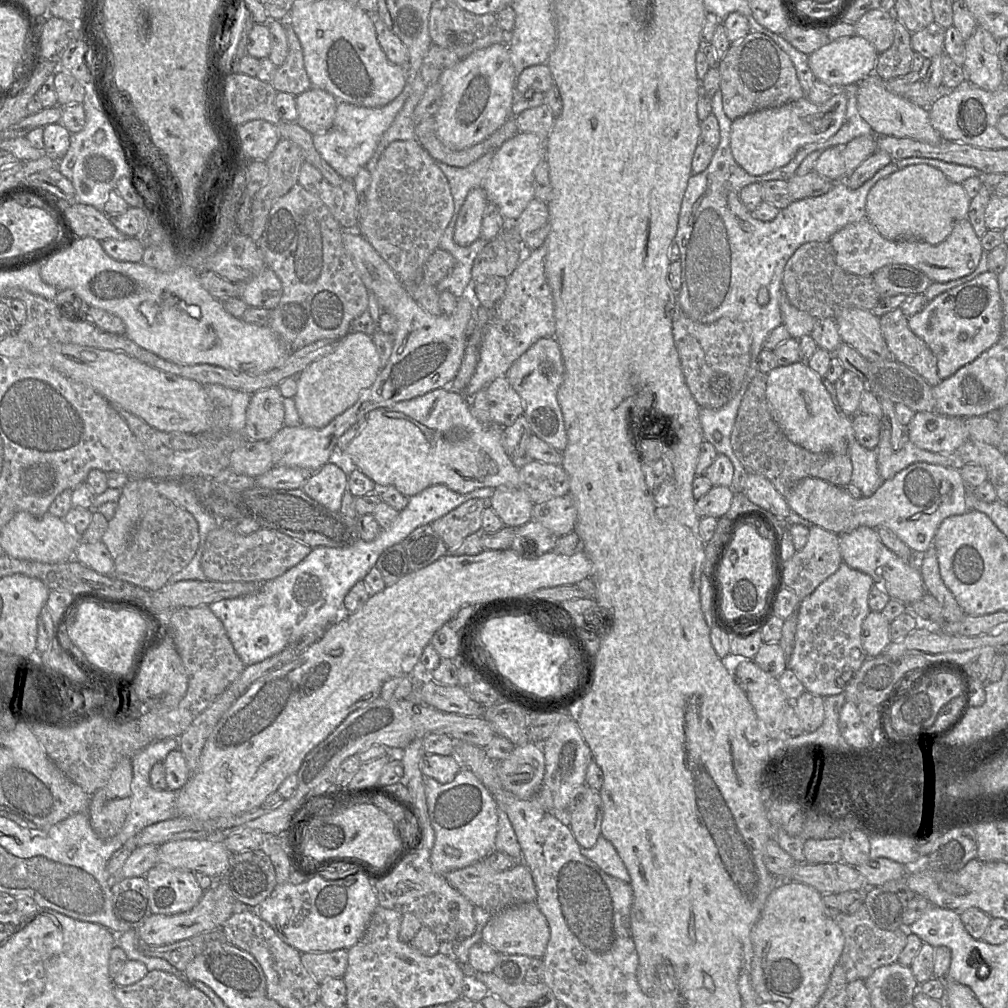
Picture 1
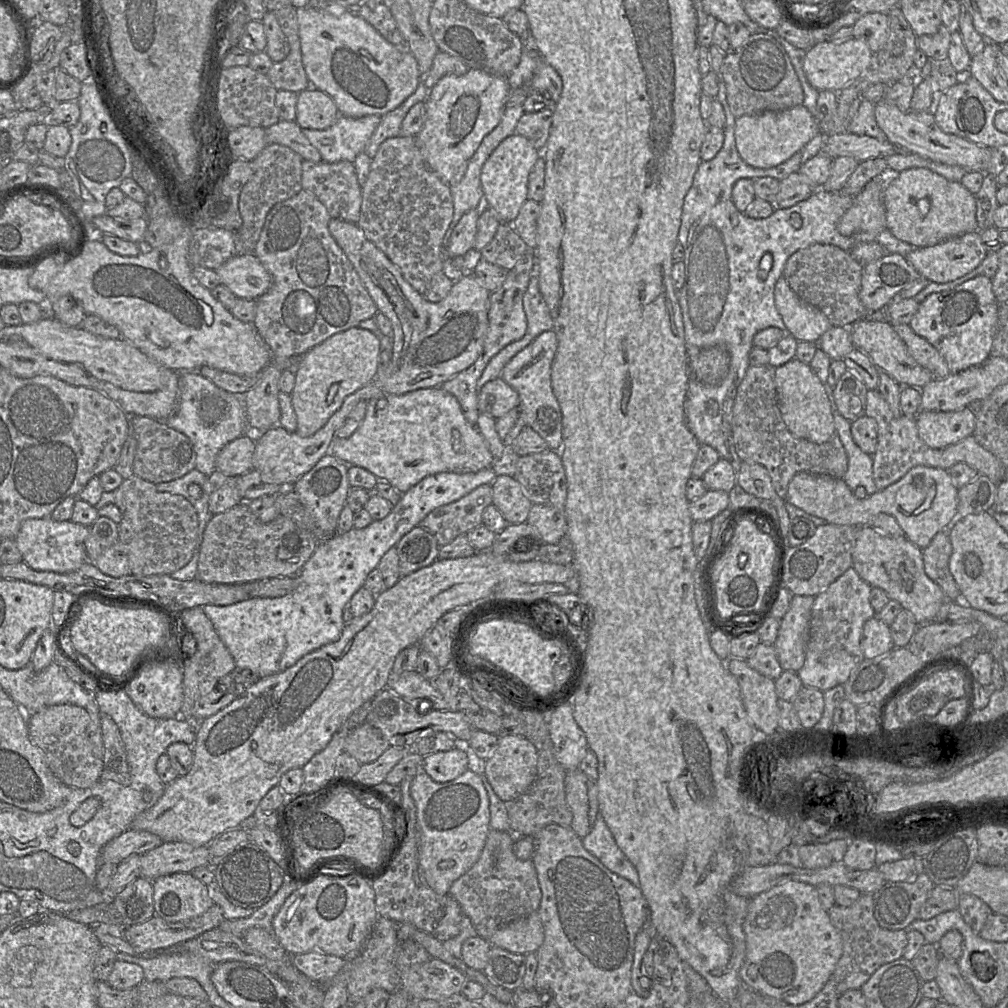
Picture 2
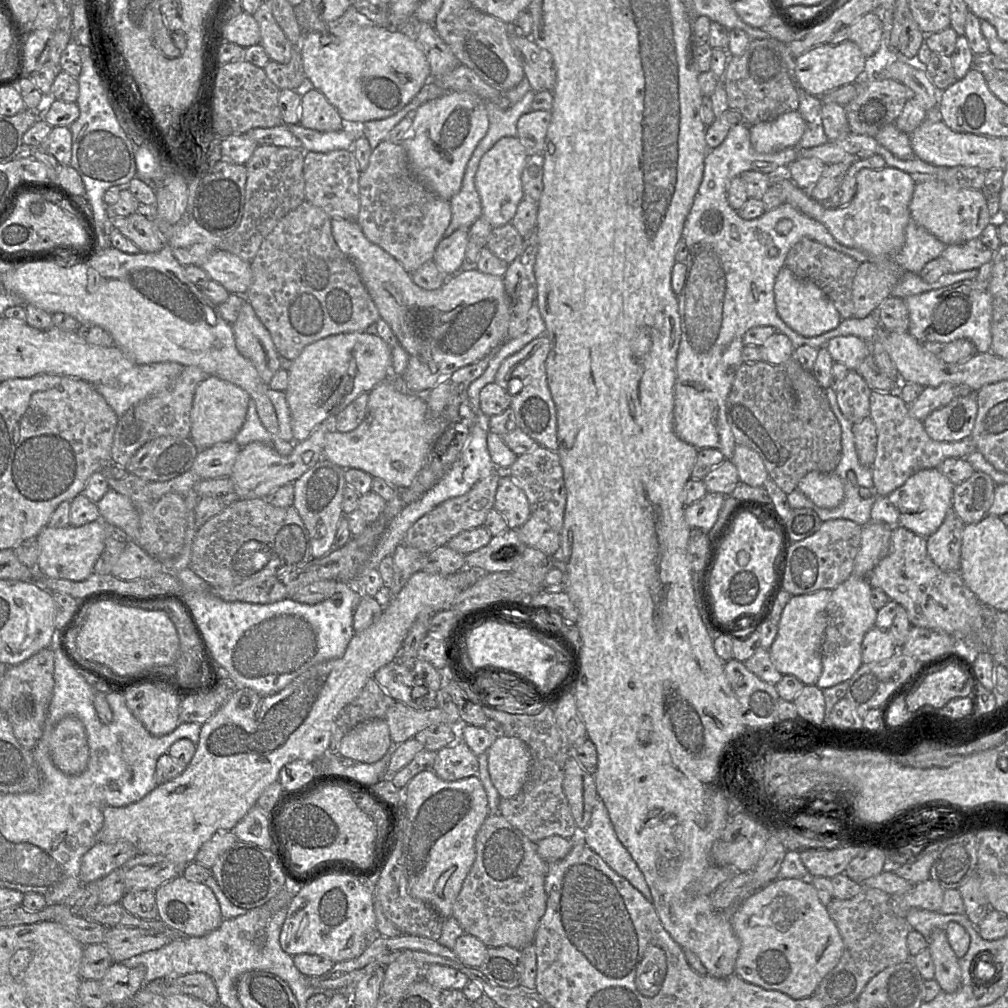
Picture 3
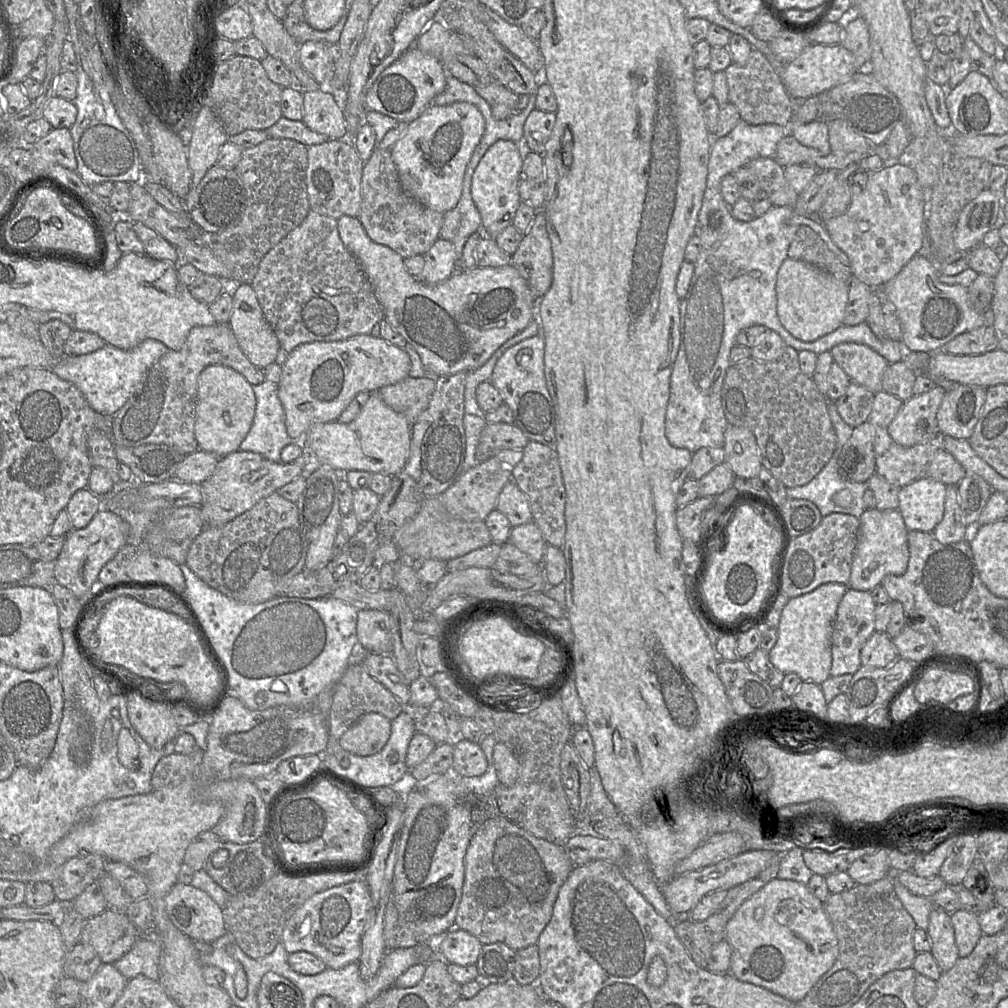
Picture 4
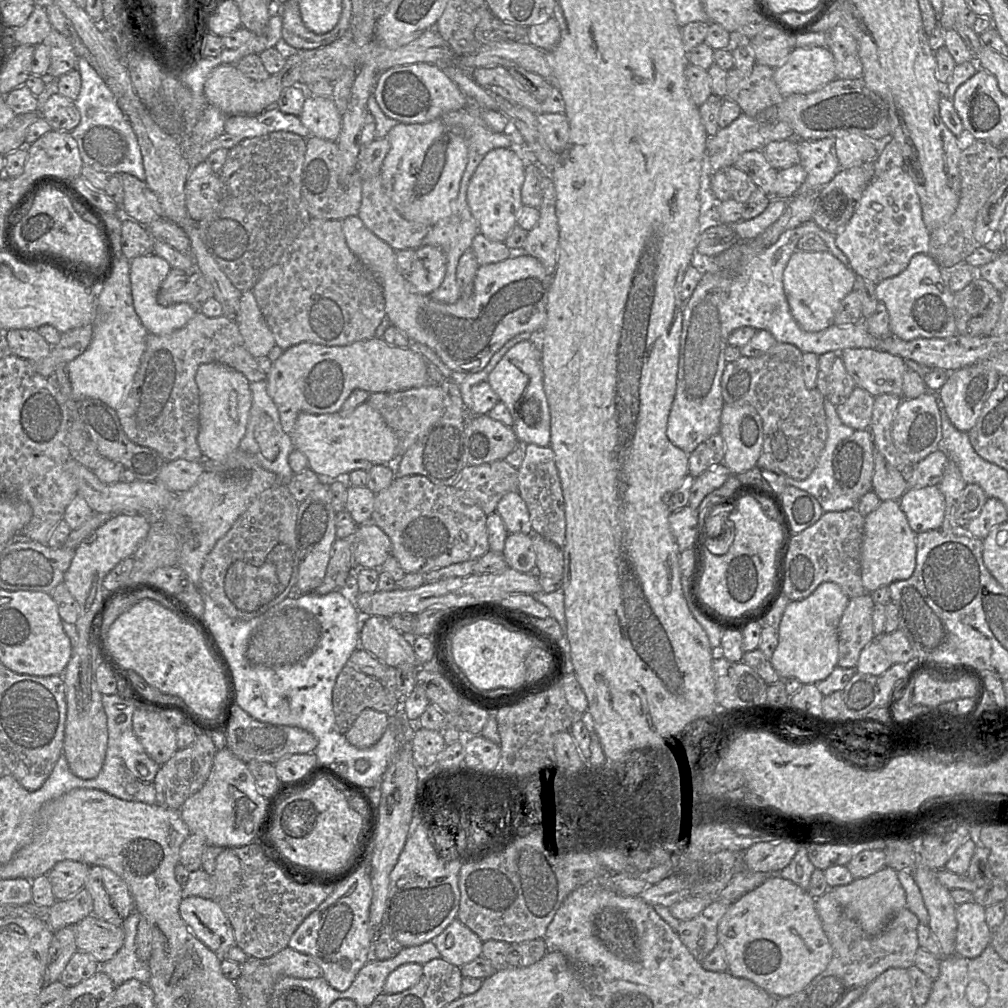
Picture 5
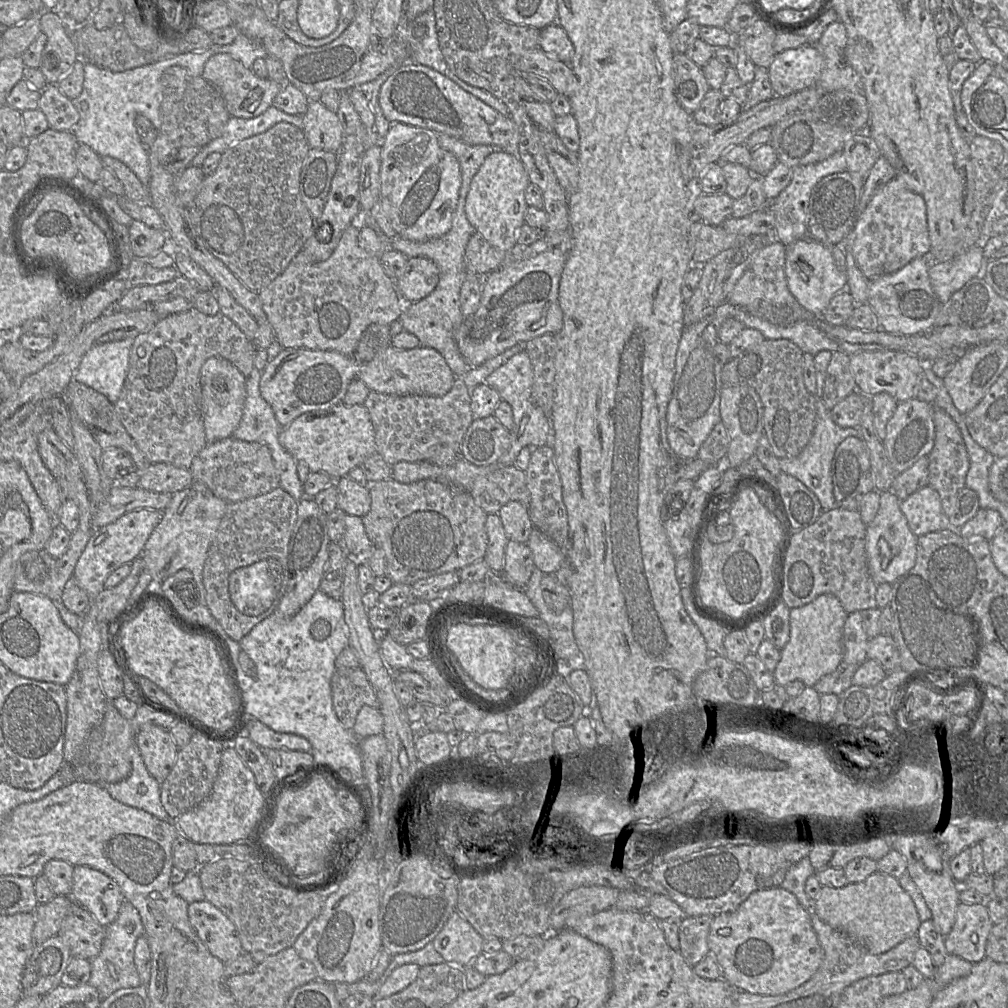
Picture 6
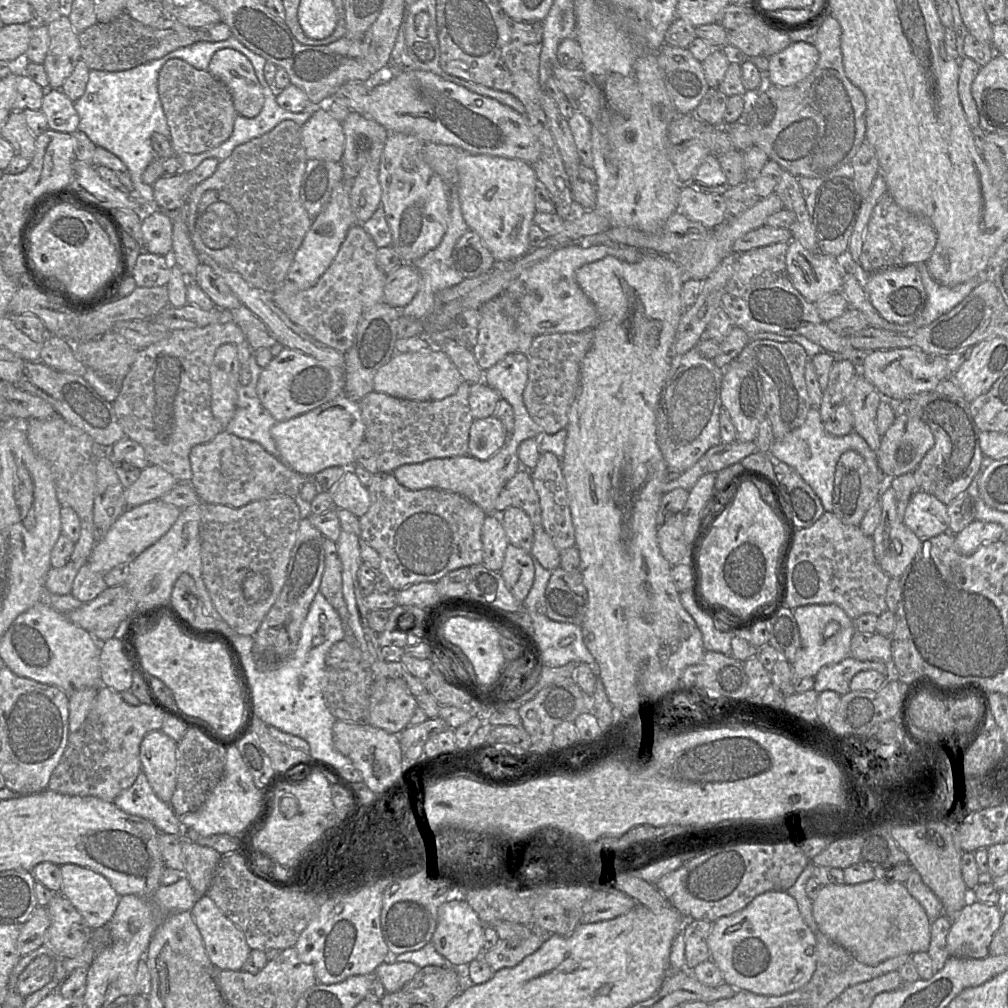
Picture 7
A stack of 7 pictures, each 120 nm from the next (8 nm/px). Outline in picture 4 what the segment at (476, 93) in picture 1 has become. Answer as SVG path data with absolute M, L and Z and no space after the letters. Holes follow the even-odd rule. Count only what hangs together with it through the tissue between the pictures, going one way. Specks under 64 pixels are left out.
M471 103L429 105L391 148L403 191L432 210L445 213L453 209L461 197L467 164L484 131L484 117Z

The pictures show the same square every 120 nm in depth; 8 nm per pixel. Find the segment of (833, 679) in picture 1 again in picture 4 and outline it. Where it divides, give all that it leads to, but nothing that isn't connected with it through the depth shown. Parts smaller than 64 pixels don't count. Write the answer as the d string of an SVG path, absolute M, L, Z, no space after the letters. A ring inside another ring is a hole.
M847 588L840 600L831 636L831 669L830 676L853 675L861 665L860 651L868 638L875 631L874 611L876 603L870 591L855 590Z

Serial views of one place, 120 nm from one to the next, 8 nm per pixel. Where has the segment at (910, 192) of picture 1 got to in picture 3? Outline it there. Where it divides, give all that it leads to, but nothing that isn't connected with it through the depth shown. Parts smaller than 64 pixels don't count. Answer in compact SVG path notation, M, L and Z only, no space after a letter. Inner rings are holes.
M936 178L915 184L909 210L911 220L926 228L945 245L961 244L979 238L991 218L981 190L955 188Z

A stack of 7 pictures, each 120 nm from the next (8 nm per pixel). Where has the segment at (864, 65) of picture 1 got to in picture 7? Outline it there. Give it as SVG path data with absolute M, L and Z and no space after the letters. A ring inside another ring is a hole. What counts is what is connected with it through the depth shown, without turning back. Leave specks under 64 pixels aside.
M792 42L769 57L770 81L780 87L793 86L815 69L818 59L819 52L814 44Z

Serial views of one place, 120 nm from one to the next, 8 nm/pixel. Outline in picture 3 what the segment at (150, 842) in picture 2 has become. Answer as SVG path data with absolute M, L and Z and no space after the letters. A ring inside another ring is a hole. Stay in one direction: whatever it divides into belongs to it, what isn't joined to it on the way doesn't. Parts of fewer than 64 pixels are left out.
M128 841L97 842L82 857L80 880L83 885L100 880L137 854L135 846Z

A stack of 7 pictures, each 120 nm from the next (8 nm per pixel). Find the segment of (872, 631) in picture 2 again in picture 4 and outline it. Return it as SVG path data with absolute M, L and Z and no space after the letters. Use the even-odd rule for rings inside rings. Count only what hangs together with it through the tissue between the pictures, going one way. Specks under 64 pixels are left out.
M874 631L860 651L862 666L883 668L898 659L893 639L886 632Z

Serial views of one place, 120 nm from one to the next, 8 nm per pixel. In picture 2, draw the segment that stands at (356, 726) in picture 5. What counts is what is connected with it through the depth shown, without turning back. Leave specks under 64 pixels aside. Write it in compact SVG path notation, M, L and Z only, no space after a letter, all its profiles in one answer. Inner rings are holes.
M363 723L348 734L344 752L363 765L376 761L389 747L388 741L378 729Z

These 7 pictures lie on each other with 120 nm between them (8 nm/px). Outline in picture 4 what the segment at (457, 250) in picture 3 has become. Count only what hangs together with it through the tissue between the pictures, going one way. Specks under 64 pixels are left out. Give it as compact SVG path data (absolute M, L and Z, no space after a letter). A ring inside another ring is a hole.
M438 238L423 257L424 282L420 283L437 284L448 279L456 271L457 254L454 245L448 240Z

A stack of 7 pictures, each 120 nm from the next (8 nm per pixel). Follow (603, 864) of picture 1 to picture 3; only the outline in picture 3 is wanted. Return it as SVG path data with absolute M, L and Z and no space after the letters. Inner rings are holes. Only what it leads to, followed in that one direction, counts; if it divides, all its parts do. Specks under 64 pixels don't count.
M598 797L592 810L590 822L584 831L579 831L579 836L582 836L583 842L617 874L624 877L629 883L636 888L642 895L650 902L652 902L652 895L645 877L629 852L618 840L614 831L613 825L610 821L608 811L603 801Z

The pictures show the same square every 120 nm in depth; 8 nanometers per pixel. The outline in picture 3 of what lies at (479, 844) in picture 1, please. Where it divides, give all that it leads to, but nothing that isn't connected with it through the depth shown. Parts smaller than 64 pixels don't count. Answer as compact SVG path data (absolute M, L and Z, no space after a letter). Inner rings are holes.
M422 771L407 784L402 856L409 892L435 909L443 919L453 916L454 902L476 859L476 836L488 816L487 795L476 776L449 782L440 779L434 771Z

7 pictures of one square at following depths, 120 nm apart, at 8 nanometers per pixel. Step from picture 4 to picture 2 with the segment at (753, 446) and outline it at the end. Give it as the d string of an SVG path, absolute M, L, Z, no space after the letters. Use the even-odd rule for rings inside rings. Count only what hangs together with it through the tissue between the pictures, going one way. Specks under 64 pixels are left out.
M742 461L737 472L737 484L761 499L773 500L778 497L768 471L758 463Z

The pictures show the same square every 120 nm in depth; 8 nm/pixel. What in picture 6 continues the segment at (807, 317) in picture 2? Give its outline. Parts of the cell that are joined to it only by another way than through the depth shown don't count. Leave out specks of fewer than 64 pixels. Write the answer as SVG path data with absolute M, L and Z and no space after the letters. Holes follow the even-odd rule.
M810 238L796 240L787 248L785 274L791 294L808 311L821 315L832 297L846 290L846 273L838 268L831 247Z

